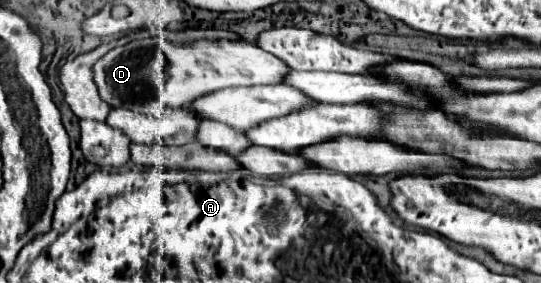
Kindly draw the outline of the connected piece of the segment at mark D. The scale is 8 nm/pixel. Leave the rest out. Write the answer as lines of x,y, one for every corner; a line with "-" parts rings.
157,36
135,40
127,46
111,50
95,64
95,82
99,86
101,98
105,98
105,102
109,102
113,108
129,106
131,110
137,110
143,92
141,86
145,86
145,90
153,90
163,104
179,108
223,88
283,84
287,72
291,72
291,68
285,66
283,60
243,40
199,40
187,46
173,46
165,38

